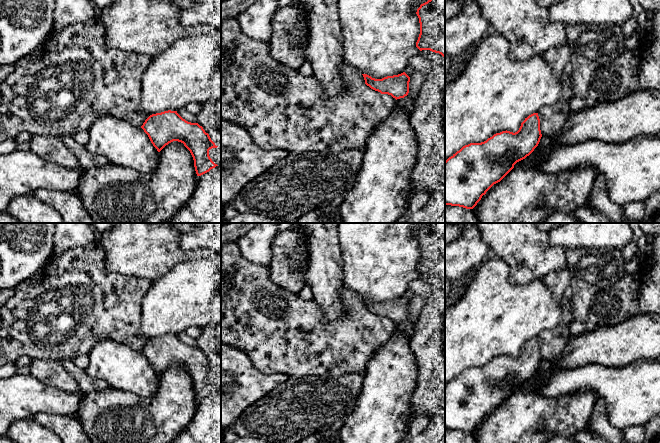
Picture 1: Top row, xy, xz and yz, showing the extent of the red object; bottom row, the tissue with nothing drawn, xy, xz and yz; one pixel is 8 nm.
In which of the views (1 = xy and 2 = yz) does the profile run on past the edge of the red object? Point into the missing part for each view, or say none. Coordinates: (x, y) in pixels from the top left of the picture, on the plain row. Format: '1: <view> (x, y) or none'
1: none
2: none

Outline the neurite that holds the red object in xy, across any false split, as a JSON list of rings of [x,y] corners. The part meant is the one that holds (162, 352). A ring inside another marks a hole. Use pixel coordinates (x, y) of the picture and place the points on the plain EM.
[[[164,335],[150,339],[141,352],[160,376],[166,369],[178,365],[190,375],[197,400],[218,390],[209,380],[209,374],[218,370],[198,347],[183,343],[177,335]]]

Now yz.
[[[538,337],[529,339],[515,357],[502,355],[481,367],[463,370],[445,385],[445,429],[473,433],[482,420],[500,406],[514,389],[529,380],[542,361]]]

